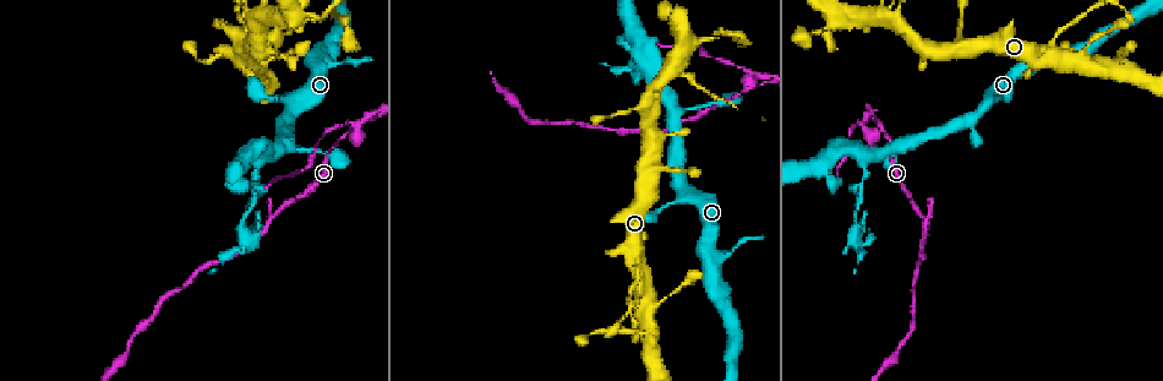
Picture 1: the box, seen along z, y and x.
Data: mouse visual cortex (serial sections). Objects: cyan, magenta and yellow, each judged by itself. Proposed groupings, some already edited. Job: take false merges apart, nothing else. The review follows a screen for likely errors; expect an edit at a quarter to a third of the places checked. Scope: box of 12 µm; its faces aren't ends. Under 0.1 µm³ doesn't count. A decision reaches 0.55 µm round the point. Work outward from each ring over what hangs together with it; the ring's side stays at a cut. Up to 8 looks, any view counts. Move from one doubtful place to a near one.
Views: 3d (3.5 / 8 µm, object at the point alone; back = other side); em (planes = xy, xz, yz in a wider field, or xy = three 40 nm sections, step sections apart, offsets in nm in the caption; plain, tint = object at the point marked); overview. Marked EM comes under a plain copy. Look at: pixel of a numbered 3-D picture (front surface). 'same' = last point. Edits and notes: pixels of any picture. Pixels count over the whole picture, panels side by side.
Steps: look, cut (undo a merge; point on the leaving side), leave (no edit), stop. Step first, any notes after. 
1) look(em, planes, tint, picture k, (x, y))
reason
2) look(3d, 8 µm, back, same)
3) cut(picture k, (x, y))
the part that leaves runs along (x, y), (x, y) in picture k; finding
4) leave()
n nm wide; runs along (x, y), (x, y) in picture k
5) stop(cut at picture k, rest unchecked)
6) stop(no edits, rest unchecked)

look(3d, 8 µm, picture 1, (649, 72))
small branch off a trunk

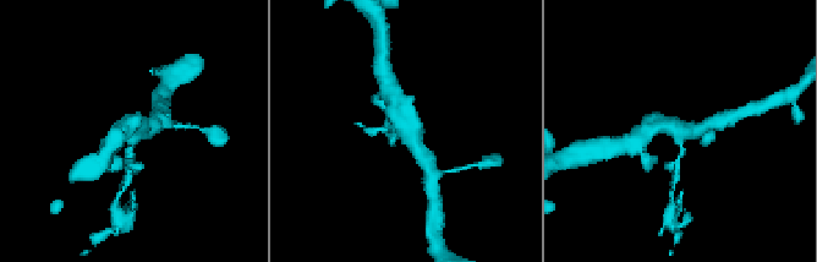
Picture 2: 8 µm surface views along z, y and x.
look(em, xy, step 5, tint, picture 2, (131, 142))
3 arms; arms of 150, 400, 500 nm; need the tissue

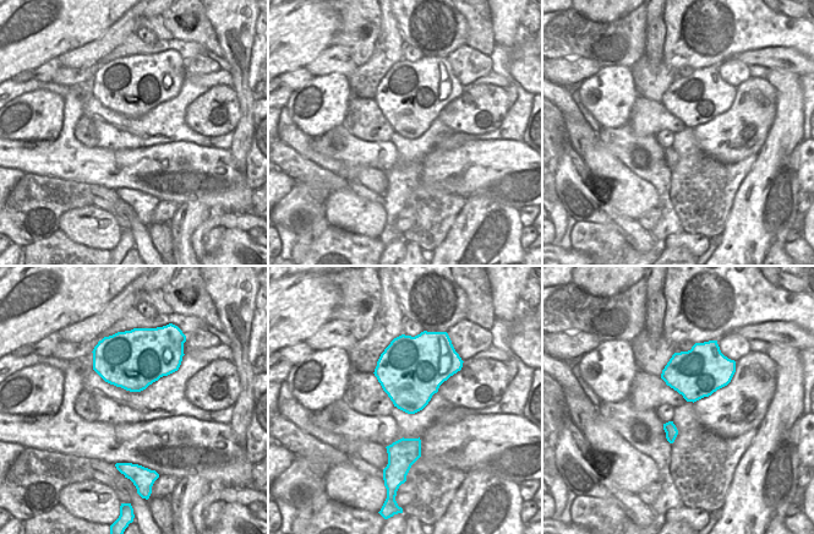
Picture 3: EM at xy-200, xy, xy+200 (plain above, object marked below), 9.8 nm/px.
cut(picture 2, (129, 167))
550 nm wide; the part that leaves runs along (129, 148), (127, 181), (119, 196) in picture 2; a second cell is stuck on

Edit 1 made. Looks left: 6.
look(overview)
redraw

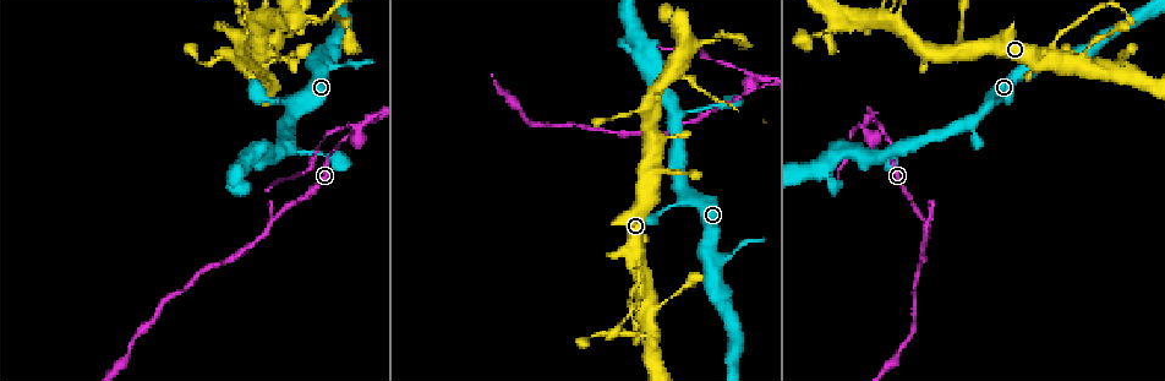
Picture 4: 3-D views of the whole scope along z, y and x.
look(3d, 3.5 µm, picture 4, (648, 307))
branch point

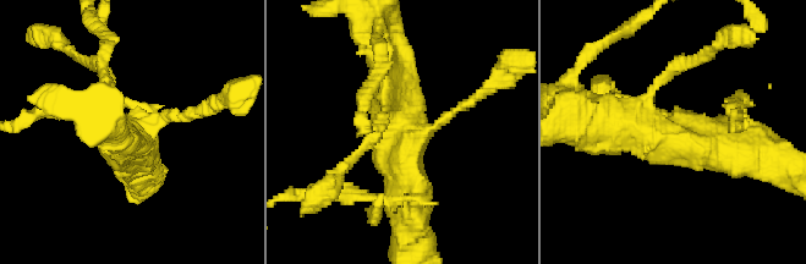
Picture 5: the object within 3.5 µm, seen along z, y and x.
look(em, xy, step 1, tint, picture 5, (402, 137))

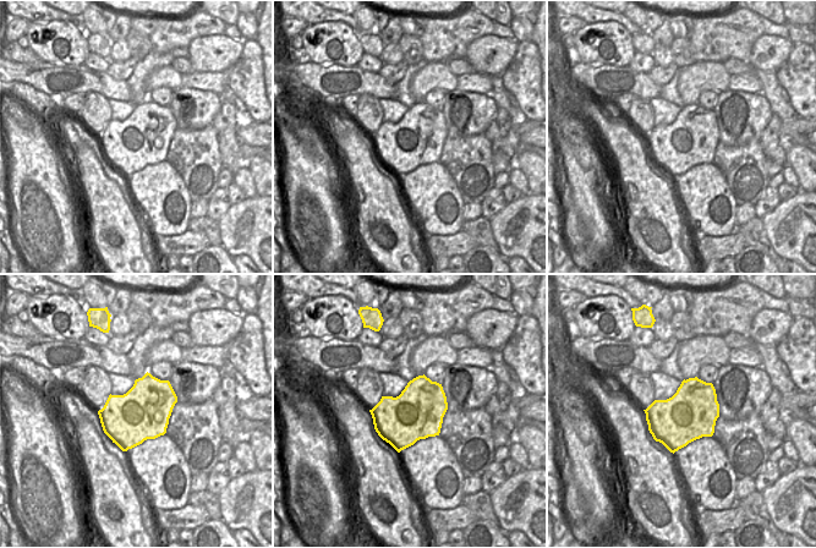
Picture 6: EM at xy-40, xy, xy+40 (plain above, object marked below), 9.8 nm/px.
leave()
runs along (383, 62), (410, 207) in picture 5; one cell here

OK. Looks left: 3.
look(3d, 3.5 µm, picture 4, (677, 79))
three arms meet

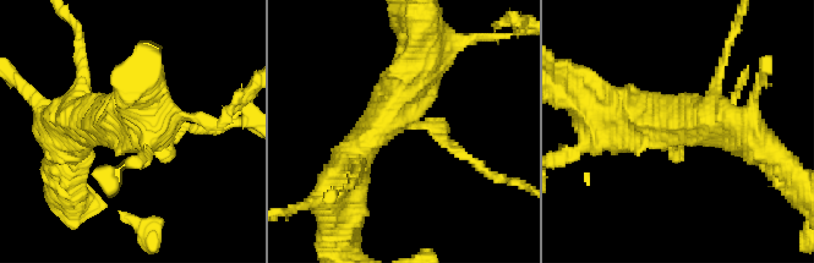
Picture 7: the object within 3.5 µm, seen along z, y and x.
look(em, xy, step 5, tint, picture 7, (408, 123))
3 arms; arms of 150, 450, 500 nm

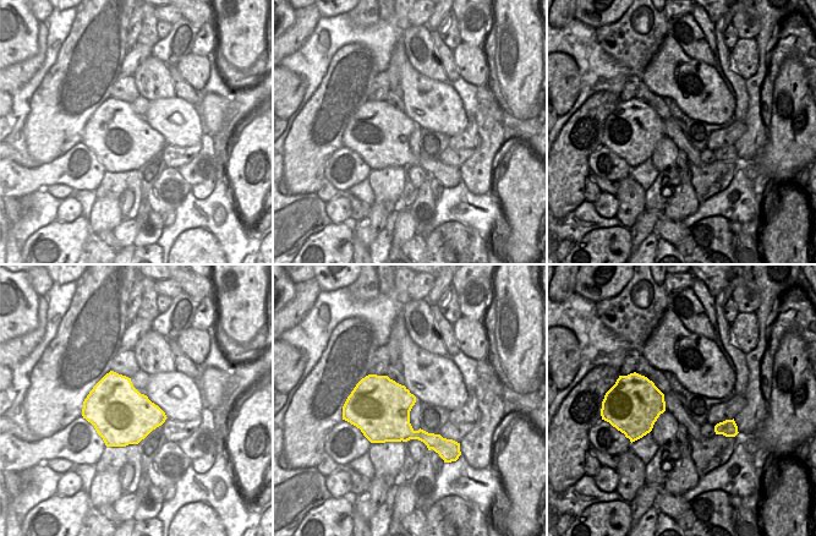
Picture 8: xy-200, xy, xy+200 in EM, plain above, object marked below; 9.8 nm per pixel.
cut(picture 7, (444, 143))
the part that leaves runs along (408, 125), (427, 125), (502, 177) in picture 7; two cells meet here

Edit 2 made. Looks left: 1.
stop(cut at picture 2, cut at picture 7, rest unchecked)

